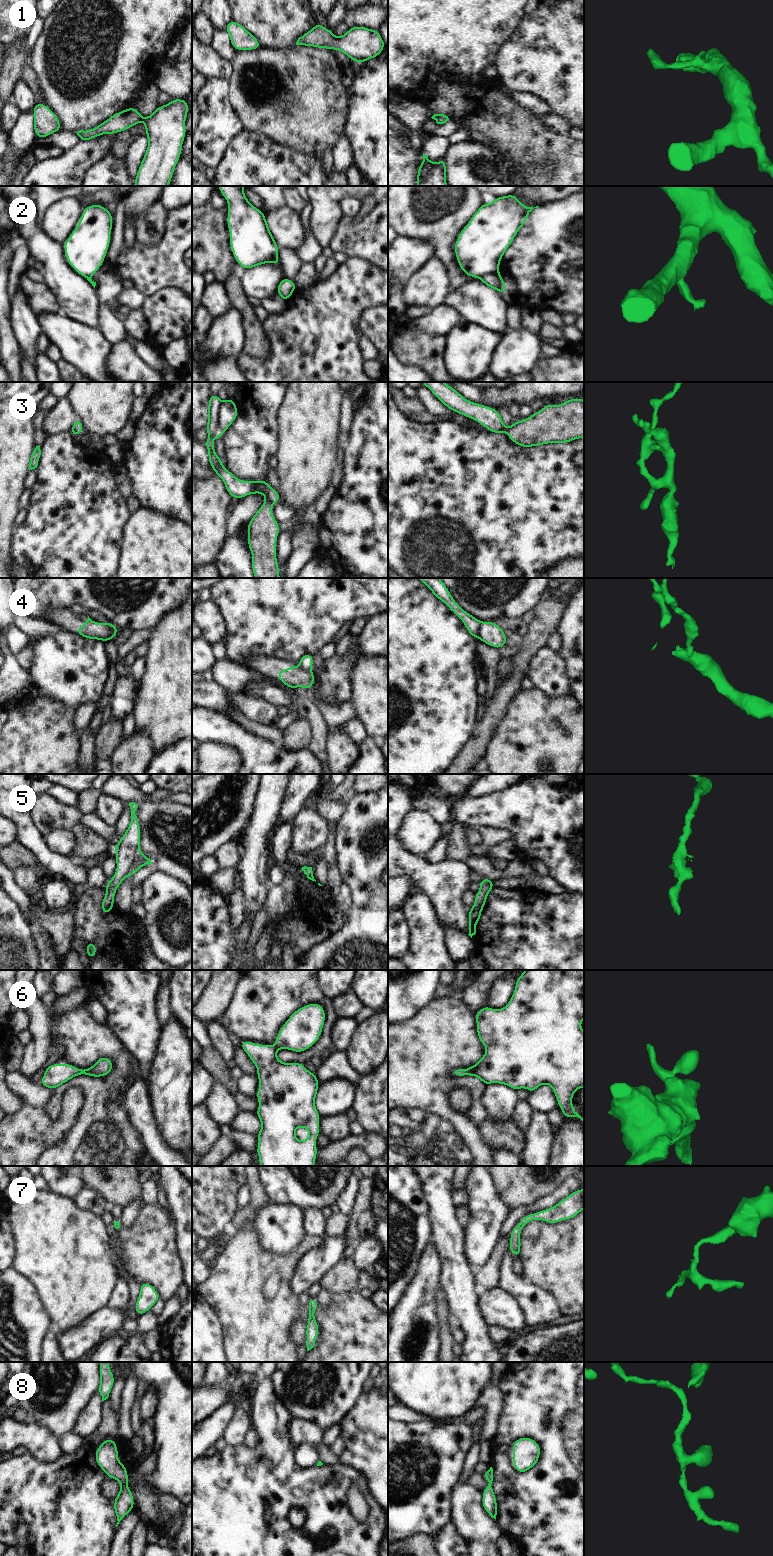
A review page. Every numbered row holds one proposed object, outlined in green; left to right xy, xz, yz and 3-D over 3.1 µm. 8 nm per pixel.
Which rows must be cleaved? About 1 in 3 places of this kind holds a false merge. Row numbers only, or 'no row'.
2, 3, 4

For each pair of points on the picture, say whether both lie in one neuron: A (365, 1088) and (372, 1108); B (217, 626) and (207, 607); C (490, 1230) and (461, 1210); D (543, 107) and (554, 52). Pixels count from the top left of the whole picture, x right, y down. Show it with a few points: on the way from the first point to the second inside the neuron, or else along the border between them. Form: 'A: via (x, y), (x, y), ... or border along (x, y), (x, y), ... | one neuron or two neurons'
A: via (370, 1093), (372, 1095), (372, 1103) | one neuron
B: via (212, 621), (207, 616), (207, 612) | one neuron
C: border along (468, 1204), (470, 1219), (463, 1227) | two neurons
D: border along (522, 92), (528, 92), (543, 99), (552, 111) | two neurons

